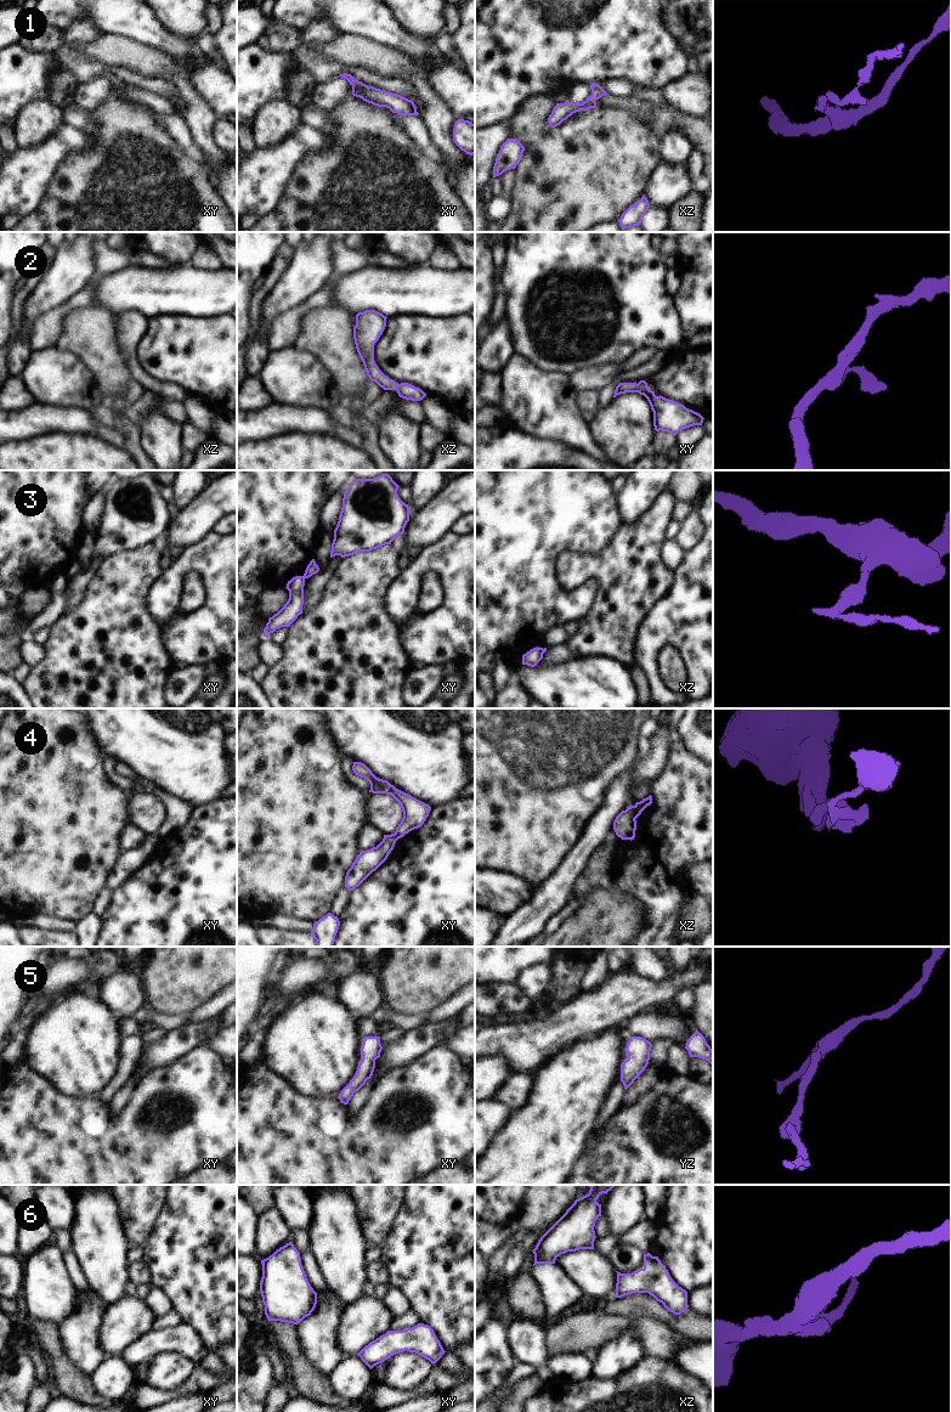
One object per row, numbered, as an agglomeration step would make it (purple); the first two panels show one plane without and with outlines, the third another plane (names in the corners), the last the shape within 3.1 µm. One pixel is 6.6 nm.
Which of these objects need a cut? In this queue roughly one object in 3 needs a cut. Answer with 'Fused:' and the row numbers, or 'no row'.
Fused: 3, 4

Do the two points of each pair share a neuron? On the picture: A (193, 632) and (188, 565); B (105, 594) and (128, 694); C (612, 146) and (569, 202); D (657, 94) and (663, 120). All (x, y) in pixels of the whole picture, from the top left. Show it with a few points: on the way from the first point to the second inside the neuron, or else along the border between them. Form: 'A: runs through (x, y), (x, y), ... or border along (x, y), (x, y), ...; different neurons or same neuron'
A: runs through (211, 614), (213, 582), (207, 576); same neuron
B: runs through (112, 619), (114, 670); same neuron
C: runs through (599, 159), (570, 188); same neuron
D: border along (647, 100), (668, 103); different neurons

